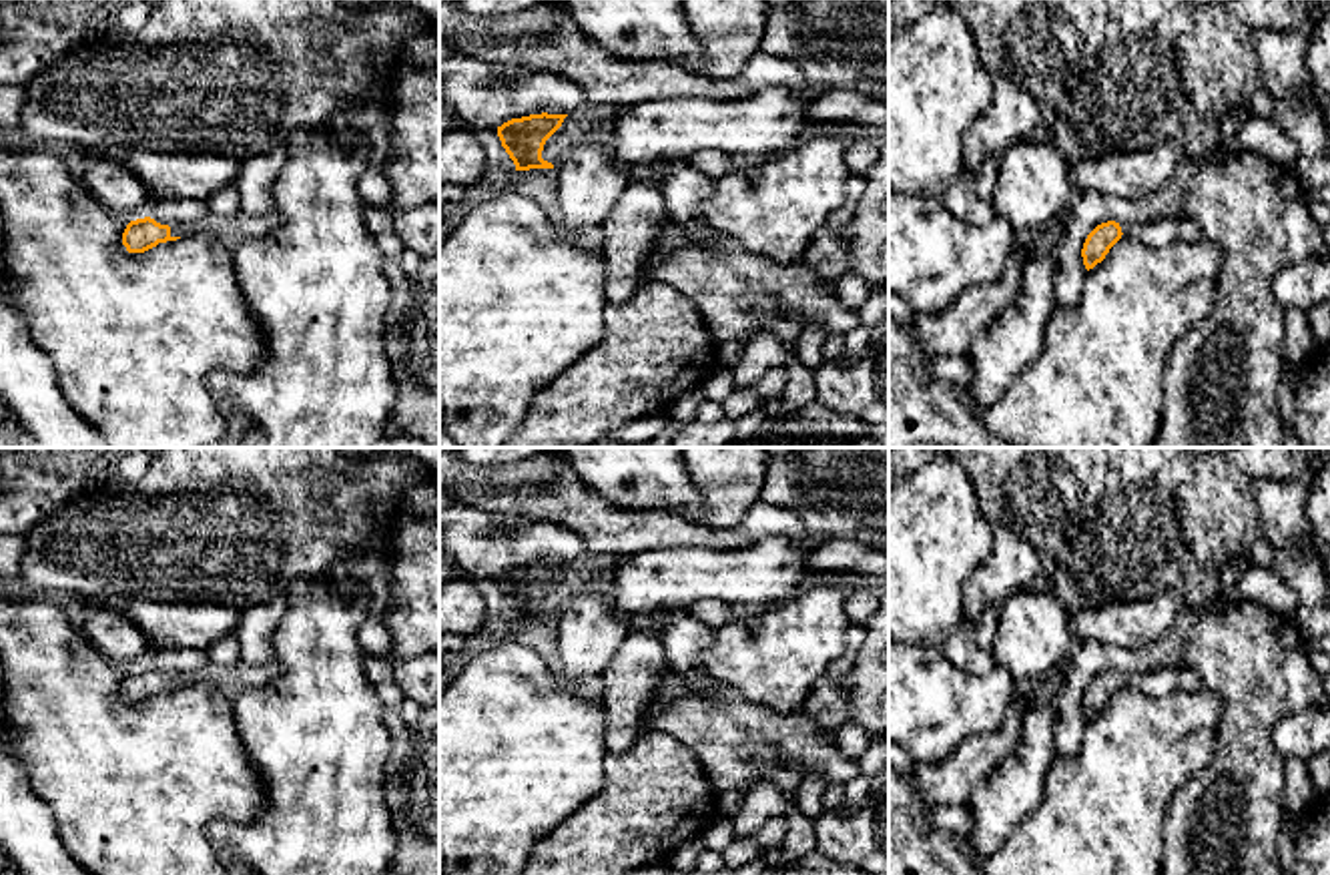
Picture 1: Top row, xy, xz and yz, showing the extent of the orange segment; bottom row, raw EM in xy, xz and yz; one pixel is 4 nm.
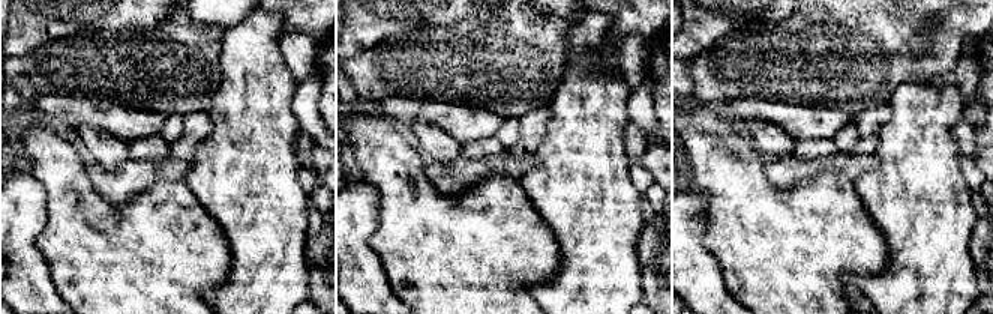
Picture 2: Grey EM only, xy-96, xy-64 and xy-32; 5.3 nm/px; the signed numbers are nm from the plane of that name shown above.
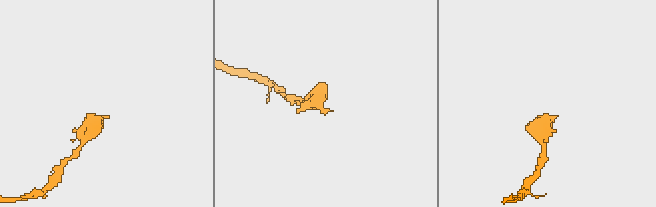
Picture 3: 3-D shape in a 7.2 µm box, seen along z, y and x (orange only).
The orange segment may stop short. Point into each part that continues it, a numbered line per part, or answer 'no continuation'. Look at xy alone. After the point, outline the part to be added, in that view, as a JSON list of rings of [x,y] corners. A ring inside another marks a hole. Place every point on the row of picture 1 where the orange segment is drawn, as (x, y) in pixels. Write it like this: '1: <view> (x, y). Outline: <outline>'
1: xy (241, 227). Outline: [[[273,213],[267,215],[243,215],[235,217],[219,217],[207,215],[185,227],[171,227],[171,237],[185,237],[191,233],[207,233],[223,241],[231,251],[239,247],[243,241],[263,237],[277,227],[277,217]]]

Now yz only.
1: yz (1156, 233). Outline: [[[1172,219],[1123,225],[1121,233],[1151,247],[1161,247],[1180,239],[1178,227]]]

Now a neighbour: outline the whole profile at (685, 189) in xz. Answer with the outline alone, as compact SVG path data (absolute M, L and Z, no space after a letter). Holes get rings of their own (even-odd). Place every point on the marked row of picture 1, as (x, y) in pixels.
M690 157L662 161L654 175L666 203L666 219L678 225L698 217L716 189L716 179L696 169Z

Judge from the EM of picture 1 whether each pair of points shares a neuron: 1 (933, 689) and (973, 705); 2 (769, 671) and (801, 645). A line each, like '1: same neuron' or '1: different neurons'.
1: same neuron
2: same neuron

